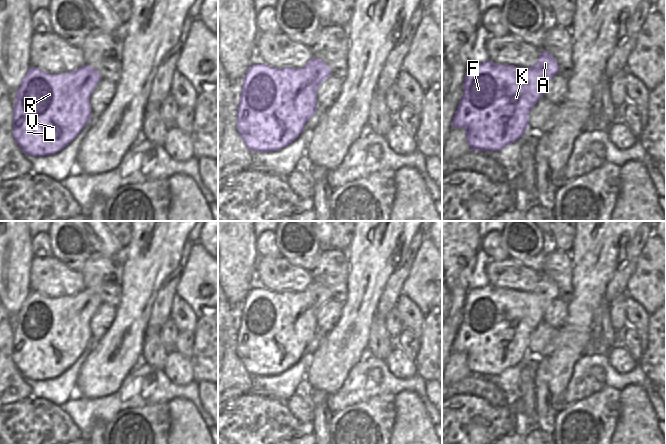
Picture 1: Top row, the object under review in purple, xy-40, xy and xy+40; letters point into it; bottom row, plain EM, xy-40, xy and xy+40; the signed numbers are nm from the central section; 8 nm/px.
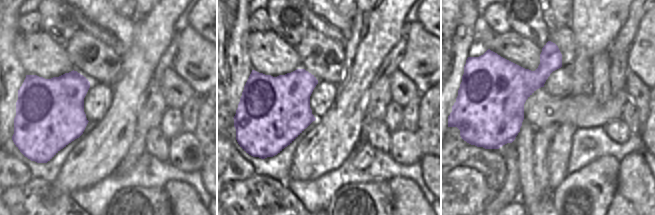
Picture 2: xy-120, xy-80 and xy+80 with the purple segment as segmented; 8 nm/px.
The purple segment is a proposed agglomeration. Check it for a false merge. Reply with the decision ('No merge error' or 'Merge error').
No merge error.

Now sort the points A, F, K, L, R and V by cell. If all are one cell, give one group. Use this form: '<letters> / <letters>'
A F K L R V

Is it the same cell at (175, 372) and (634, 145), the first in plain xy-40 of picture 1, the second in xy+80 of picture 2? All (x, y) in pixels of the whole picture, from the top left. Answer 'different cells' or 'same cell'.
different cells

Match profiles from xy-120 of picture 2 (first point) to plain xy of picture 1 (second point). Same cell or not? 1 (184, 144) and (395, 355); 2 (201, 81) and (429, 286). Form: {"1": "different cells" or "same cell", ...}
{"1": "same cell", "2": "same cell"}

